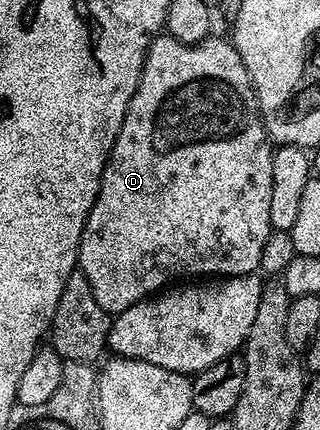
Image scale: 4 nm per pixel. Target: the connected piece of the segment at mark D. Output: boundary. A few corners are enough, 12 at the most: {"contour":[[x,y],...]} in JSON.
{"contour":[[228,38],[149,46],[77,265],[115,317],[254,274],[274,144]]}

